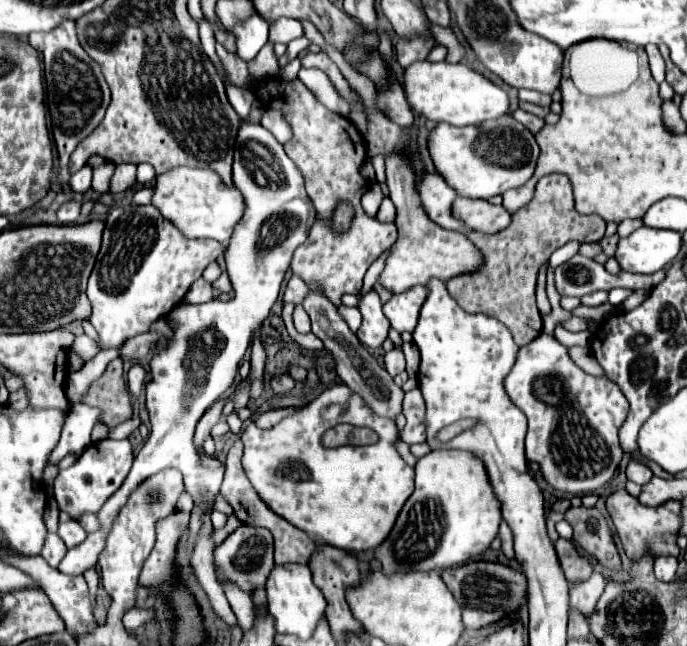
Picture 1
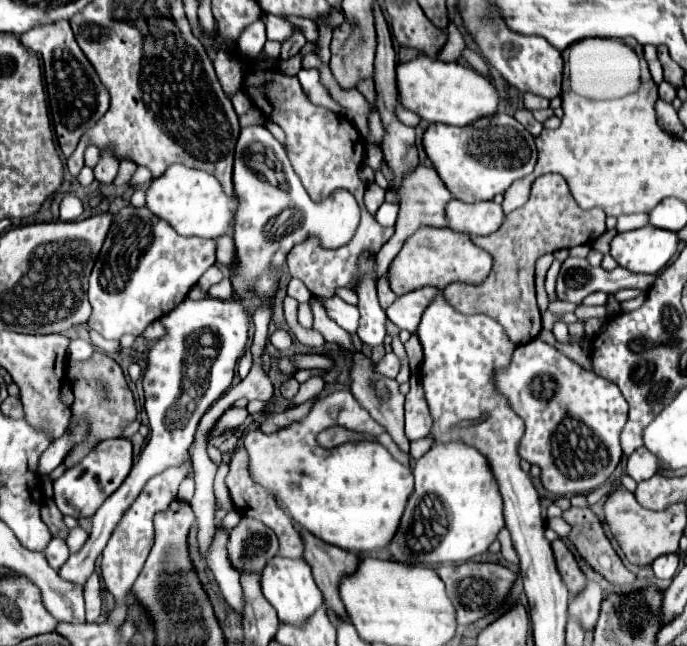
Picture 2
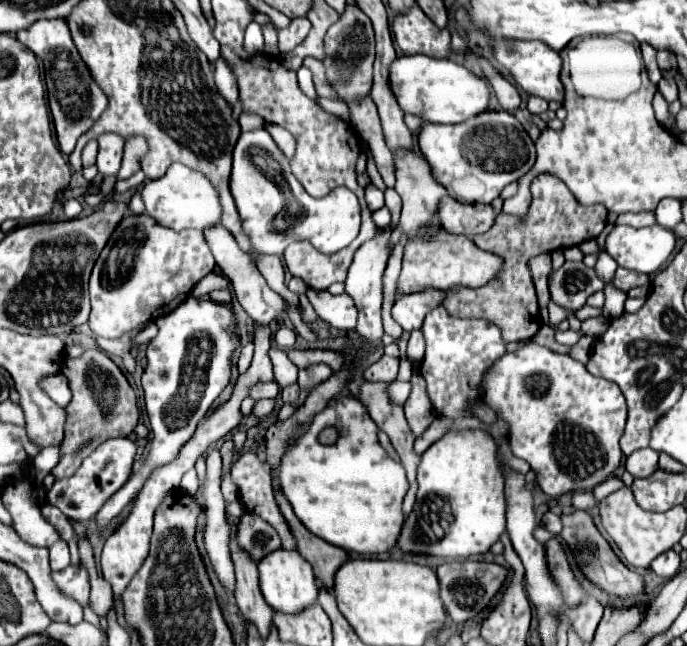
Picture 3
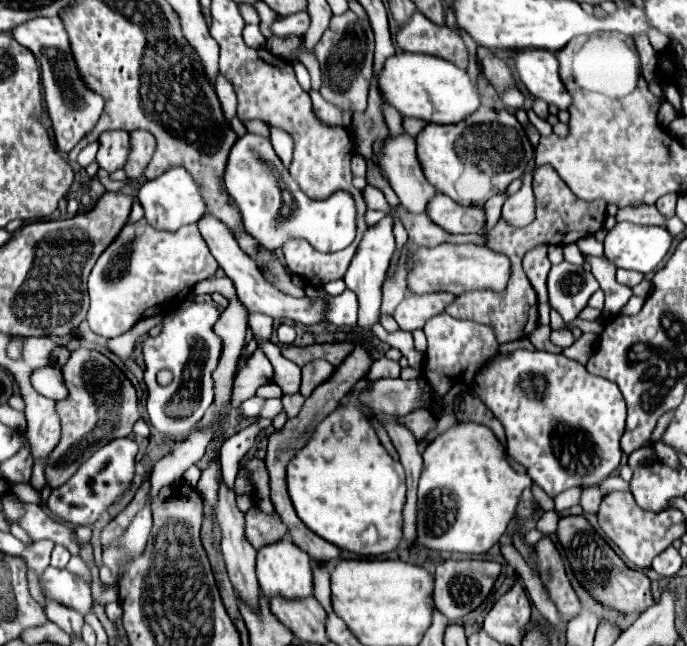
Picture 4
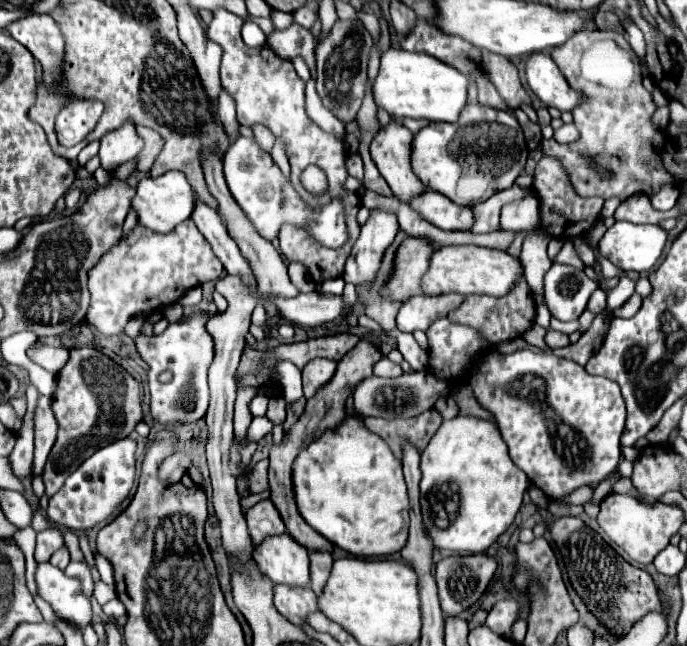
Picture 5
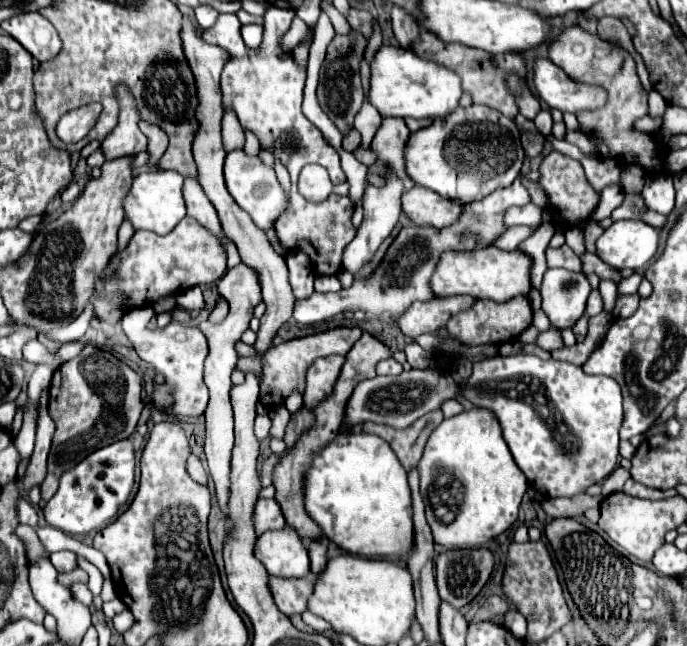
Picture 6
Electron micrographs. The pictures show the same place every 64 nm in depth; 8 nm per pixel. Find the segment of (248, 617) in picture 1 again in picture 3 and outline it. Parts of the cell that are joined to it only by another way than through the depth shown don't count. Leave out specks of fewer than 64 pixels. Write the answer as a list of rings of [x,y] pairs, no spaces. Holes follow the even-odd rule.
[[[218,450],[207,452],[206,488],[204,496],[208,502],[208,526],[204,534],[206,552],[210,564],[220,580],[220,584],[234,594],[236,590],[236,576],[234,564],[230,556],[230,524],[226,522],[224,514],[224,496],[221,492],[222,457]]]

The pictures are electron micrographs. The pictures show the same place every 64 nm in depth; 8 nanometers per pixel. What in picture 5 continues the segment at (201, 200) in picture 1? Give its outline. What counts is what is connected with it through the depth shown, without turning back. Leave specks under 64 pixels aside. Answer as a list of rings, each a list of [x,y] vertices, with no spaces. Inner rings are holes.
[[[170,170],[158,178],[142,178],[138,188],[136,188],[136,196],[132,200],[132,208],[138,212],[138,224],[154,230],[154,232],[172,232],[180,222],[188,220],[196,208],[196,198],[194,198],[194,190],[190,186],[190,182],[186,180],[184,172],[178,170]]]

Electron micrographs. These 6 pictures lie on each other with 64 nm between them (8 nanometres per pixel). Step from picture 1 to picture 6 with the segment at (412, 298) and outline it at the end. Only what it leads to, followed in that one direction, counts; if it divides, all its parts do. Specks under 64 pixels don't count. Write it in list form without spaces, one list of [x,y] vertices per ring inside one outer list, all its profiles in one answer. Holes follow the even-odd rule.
[[[448,296],[448,298],[432,298],[432,300],[416,300],[398,320],[400,330],[416,338],[426,332],[434,332],[448,322],[448,318],[460,310],[470,308],[474,302],[472,296]]]

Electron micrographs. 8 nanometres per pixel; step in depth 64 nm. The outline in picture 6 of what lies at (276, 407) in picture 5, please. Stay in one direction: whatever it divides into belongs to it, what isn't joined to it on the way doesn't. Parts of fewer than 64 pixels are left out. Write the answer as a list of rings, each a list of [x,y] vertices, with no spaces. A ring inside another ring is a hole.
[[[282,404],[282,406],[278,406],[278,408],[272,408],[272,410],[268,412],[268,416],[270,416],[270,420],[272,420],[270,436],[282,438],[282,436],[284,436],[284,428],[286,428],[286,424],[288,424],[288,420],[290,420],[290,412],[288,412],[286,406]]]

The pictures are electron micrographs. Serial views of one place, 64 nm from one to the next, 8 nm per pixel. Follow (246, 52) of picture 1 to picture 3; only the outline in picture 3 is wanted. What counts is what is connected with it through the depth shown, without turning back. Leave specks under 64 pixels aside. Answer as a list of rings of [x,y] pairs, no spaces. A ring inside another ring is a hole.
[[[250,24],[244,36],[244,50],[246,52],[262,52],[264,50],[264,36],[260,24]]]

